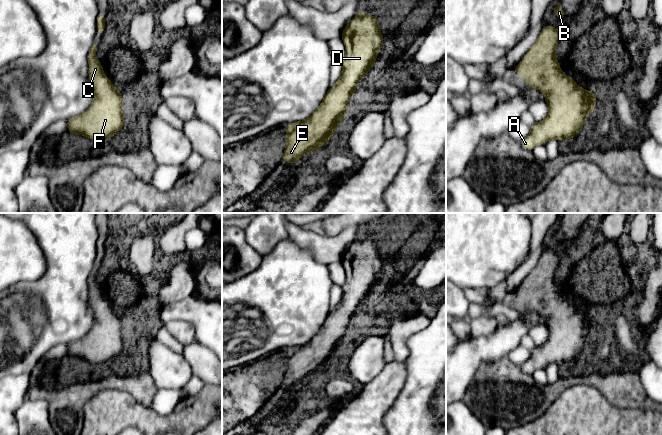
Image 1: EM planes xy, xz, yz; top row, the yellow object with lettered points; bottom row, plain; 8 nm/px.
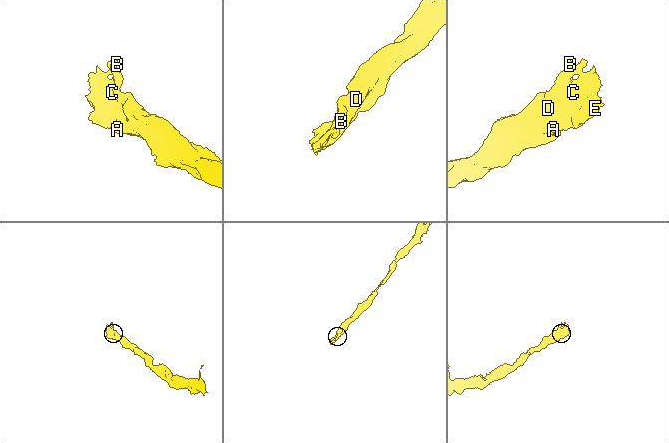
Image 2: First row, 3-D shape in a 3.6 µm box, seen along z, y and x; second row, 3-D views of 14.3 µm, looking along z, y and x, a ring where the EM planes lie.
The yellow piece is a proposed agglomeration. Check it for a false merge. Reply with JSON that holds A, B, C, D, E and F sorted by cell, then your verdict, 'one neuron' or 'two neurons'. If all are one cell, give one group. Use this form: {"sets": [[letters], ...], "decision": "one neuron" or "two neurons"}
{"sets": [["A", "B", "C", "D", "E", "F"]], "decision": "one neuron"}

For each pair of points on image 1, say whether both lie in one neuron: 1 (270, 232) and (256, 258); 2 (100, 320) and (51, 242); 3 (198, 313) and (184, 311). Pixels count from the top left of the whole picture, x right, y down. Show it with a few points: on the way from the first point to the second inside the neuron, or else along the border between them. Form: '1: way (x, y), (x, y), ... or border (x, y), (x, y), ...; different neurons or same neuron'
1: border (245, 233), (245, 240), (262, 256); different neurons
2: border (88, 277), (88, 304), (92, 311), (93, 324); different neurons
3: way (195, 311), (187, 311); same neuron

